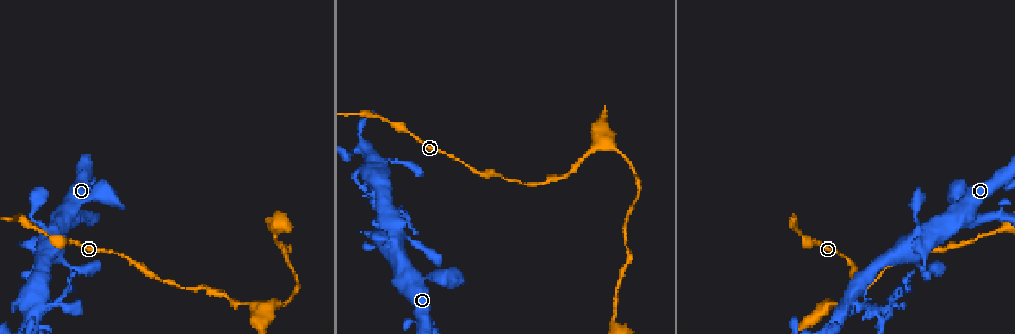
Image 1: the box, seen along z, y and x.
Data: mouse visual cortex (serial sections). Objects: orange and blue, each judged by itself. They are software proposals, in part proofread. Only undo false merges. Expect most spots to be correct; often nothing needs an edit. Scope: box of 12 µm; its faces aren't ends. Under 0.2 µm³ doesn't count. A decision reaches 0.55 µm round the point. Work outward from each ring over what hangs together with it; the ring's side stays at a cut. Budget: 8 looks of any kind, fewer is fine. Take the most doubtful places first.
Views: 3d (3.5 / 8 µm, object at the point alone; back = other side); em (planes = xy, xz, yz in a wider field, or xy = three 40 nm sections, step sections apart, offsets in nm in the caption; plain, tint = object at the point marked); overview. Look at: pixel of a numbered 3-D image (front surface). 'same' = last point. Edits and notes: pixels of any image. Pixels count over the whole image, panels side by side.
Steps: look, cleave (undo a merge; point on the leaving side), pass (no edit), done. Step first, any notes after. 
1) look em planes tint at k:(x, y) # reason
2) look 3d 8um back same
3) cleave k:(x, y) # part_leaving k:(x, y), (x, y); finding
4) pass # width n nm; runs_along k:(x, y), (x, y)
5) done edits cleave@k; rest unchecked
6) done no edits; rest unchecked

look 3d 3.5um at 1:(823, 310) # sudden change in width

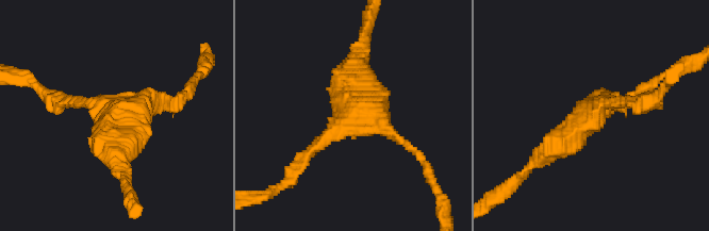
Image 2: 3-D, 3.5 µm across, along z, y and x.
look em planes tint at 2:(589, 116) # arms 3; arm_widths 150, 150, 350 nm

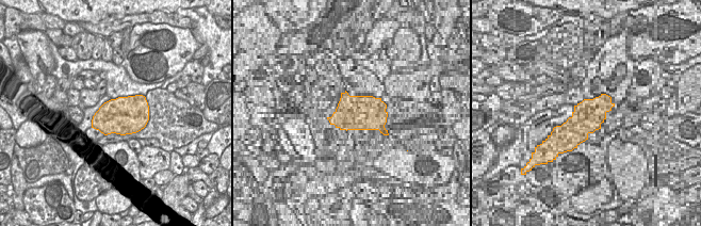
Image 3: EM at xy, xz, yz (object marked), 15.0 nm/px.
pass # runs_along 2:(300, 162), (352, 116), (415, 153); all the same cell

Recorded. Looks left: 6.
look 3d 3.5um at 1:(972, 218) # abrupt turn

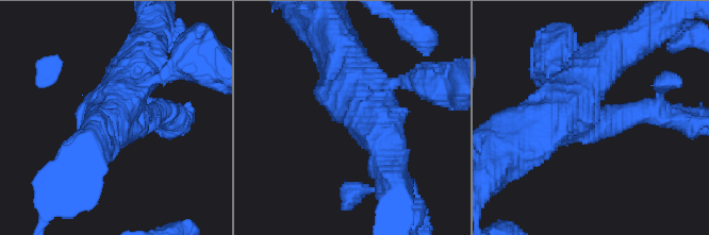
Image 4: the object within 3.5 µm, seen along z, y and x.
look em xy step 3 tint at 4:(586, 116) # need the tissue

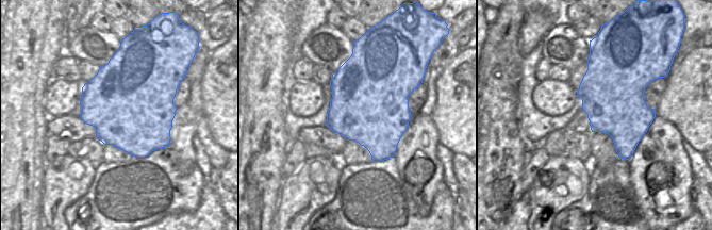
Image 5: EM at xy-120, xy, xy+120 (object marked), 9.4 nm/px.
pass # runs_along 4:(599, 62), (575, 98), (586, 117), (646, 111); one cell here

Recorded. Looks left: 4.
look 3d 3.5um at 1:(26, 301) # arms part here

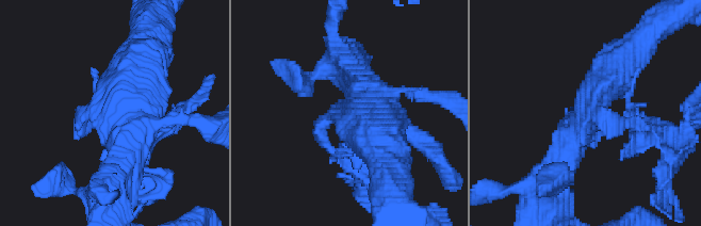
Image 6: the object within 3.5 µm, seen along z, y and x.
look em xy step 3 tint at 6:(588, 114) # need the tissue

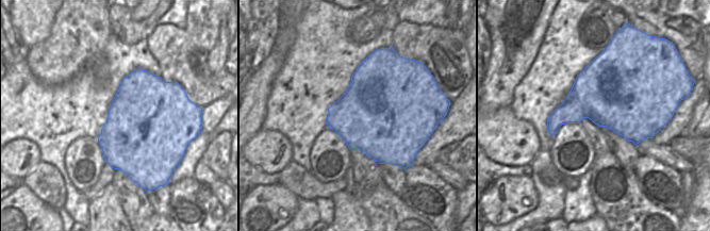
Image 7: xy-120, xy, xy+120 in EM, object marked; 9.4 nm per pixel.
cleave 6:(650, 139) # part_leaving 6:(632, 123), (679, 129), (691, 119); two cells meet here

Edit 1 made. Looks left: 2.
look 3d 3.5um at 1:(43, 231) # calibre changes

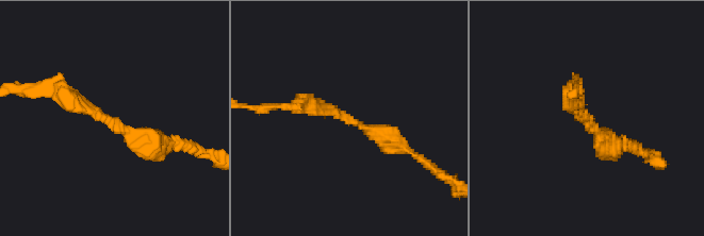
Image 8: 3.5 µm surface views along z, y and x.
look em xy step 3 tint at 8:(591, 123) # now the EM

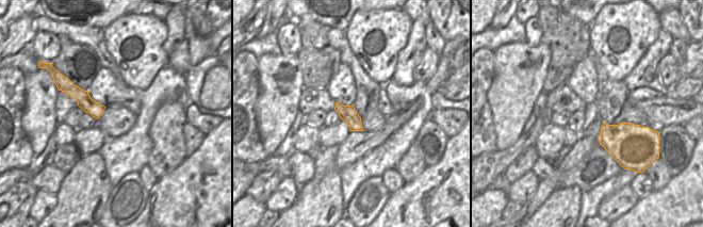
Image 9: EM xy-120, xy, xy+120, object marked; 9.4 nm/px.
pass # width 160 nm; runs_along 9:(69, 84), (91, 107), (99, 112); one cell here

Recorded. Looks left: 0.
done edits cleave@6; rest unchecked

